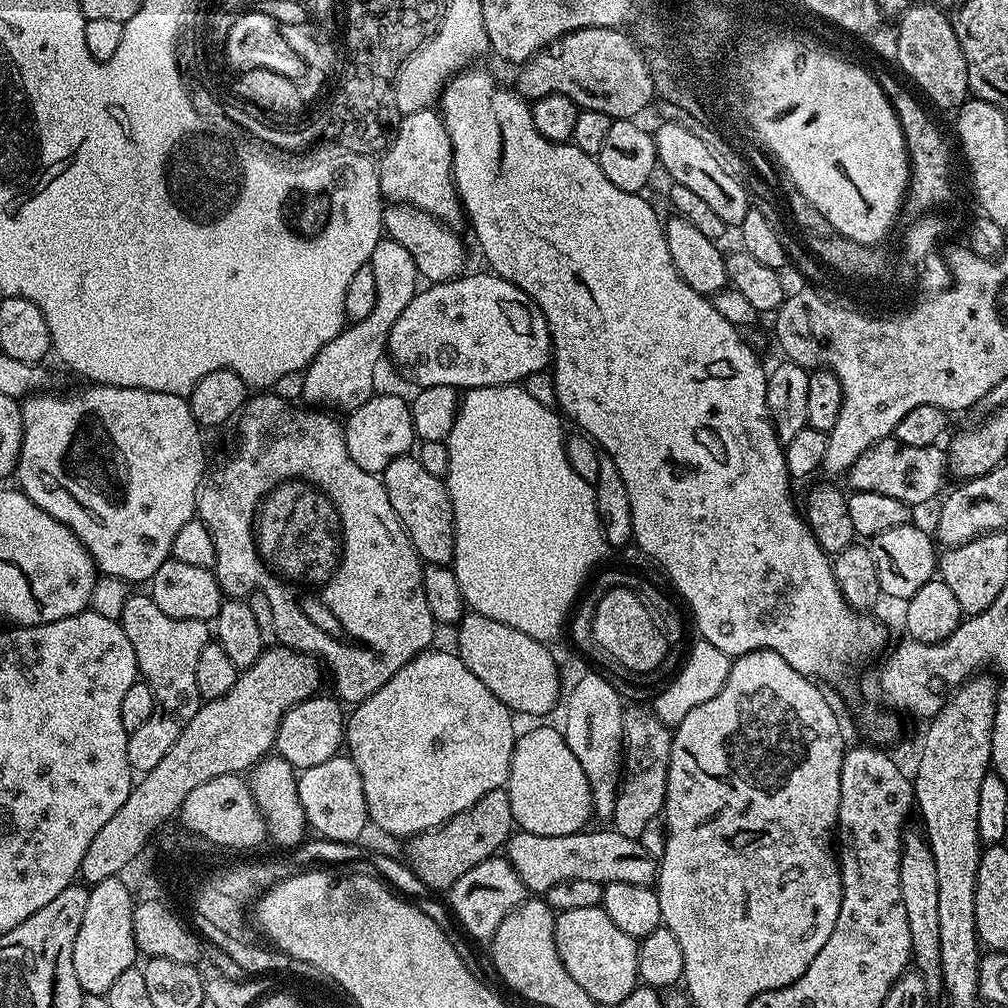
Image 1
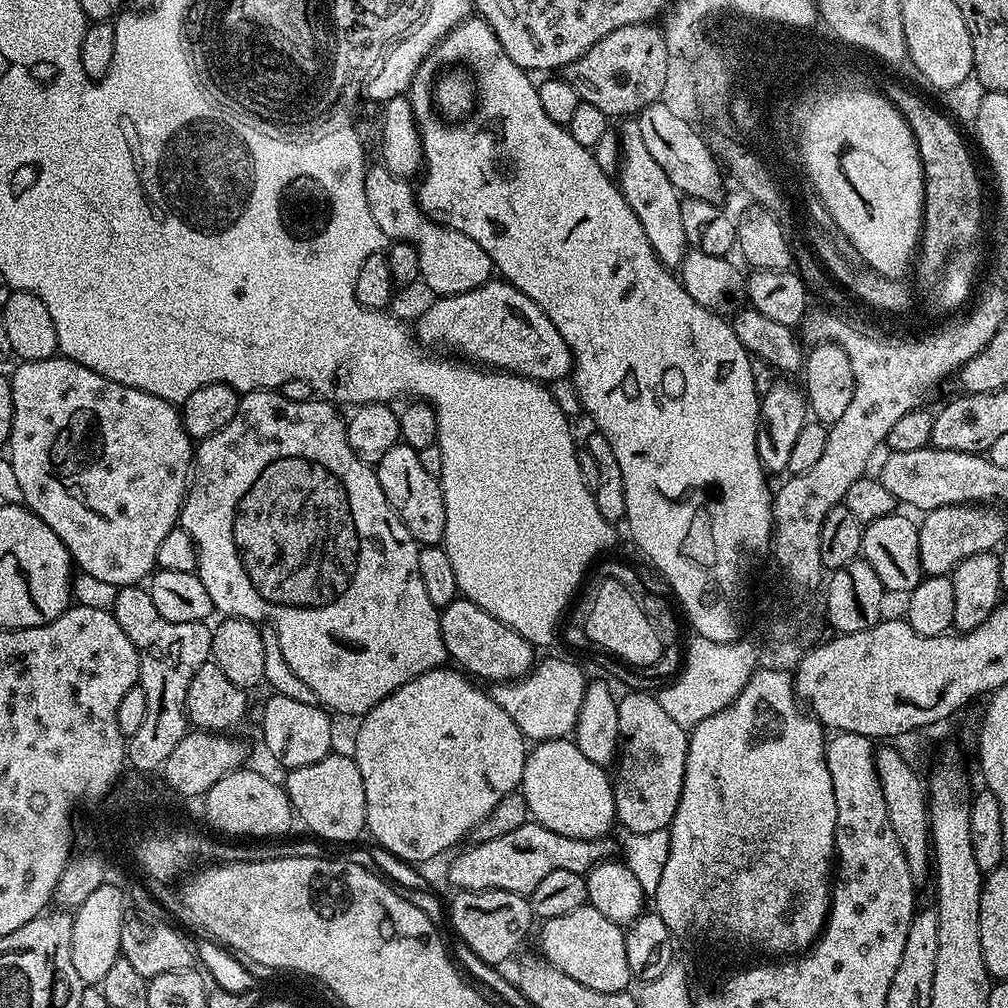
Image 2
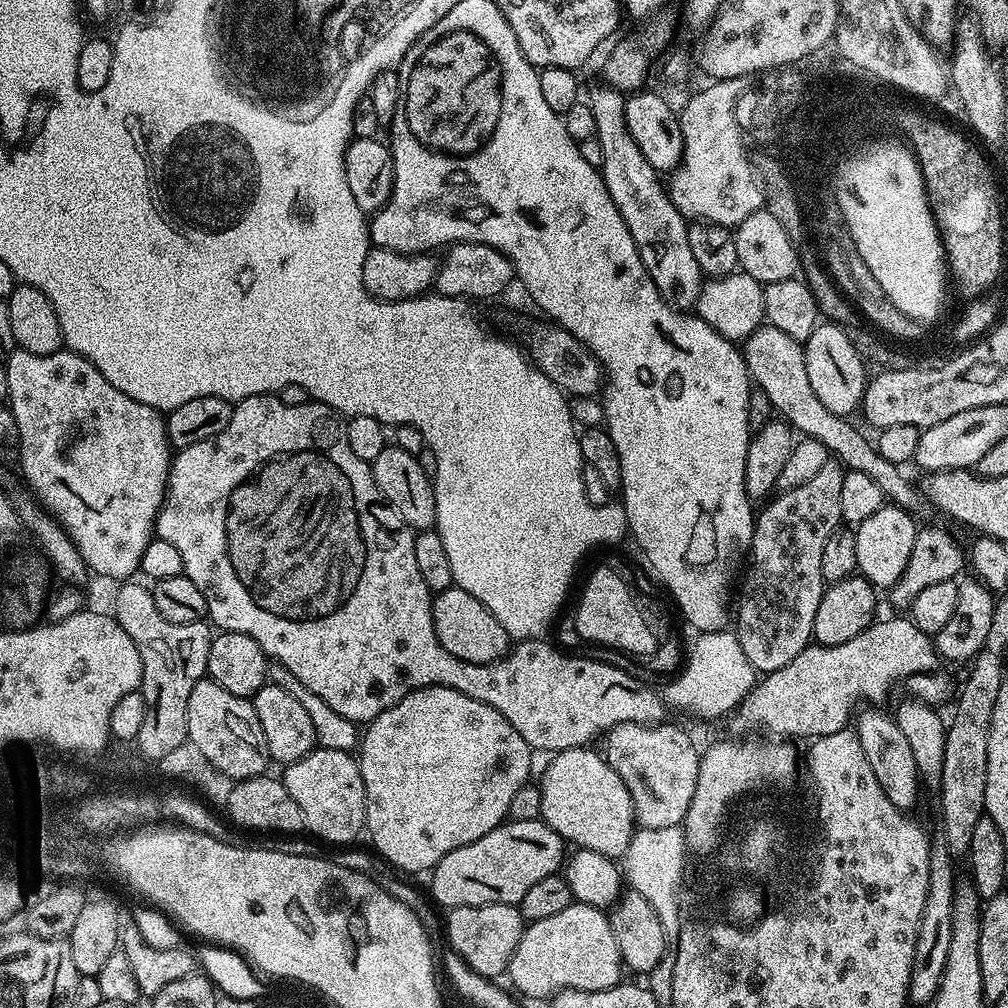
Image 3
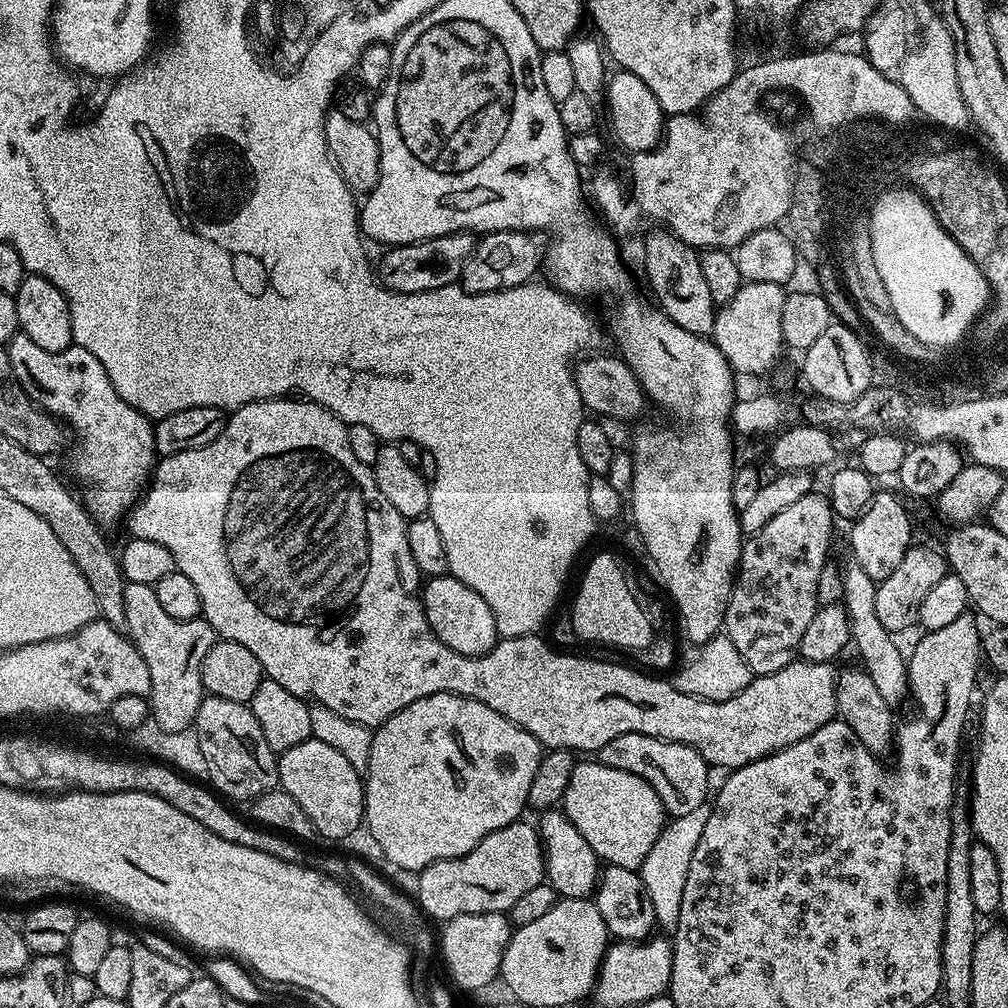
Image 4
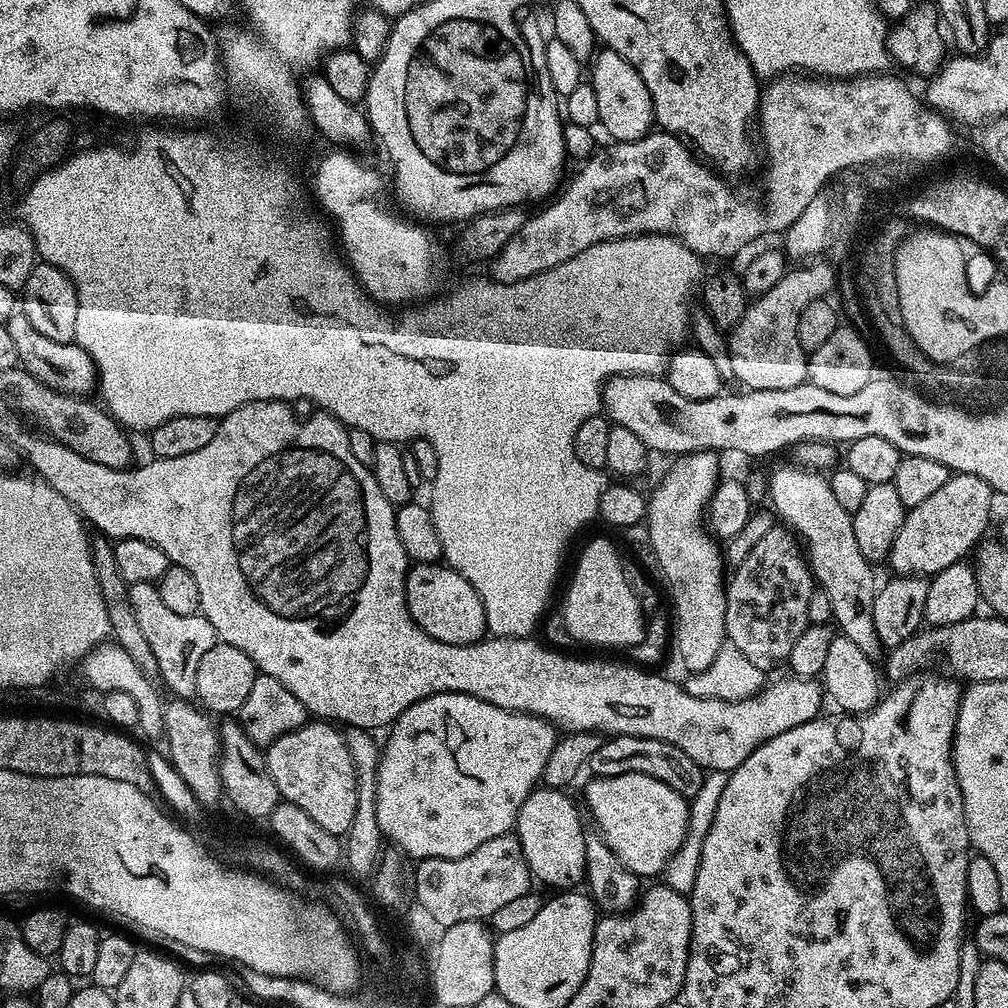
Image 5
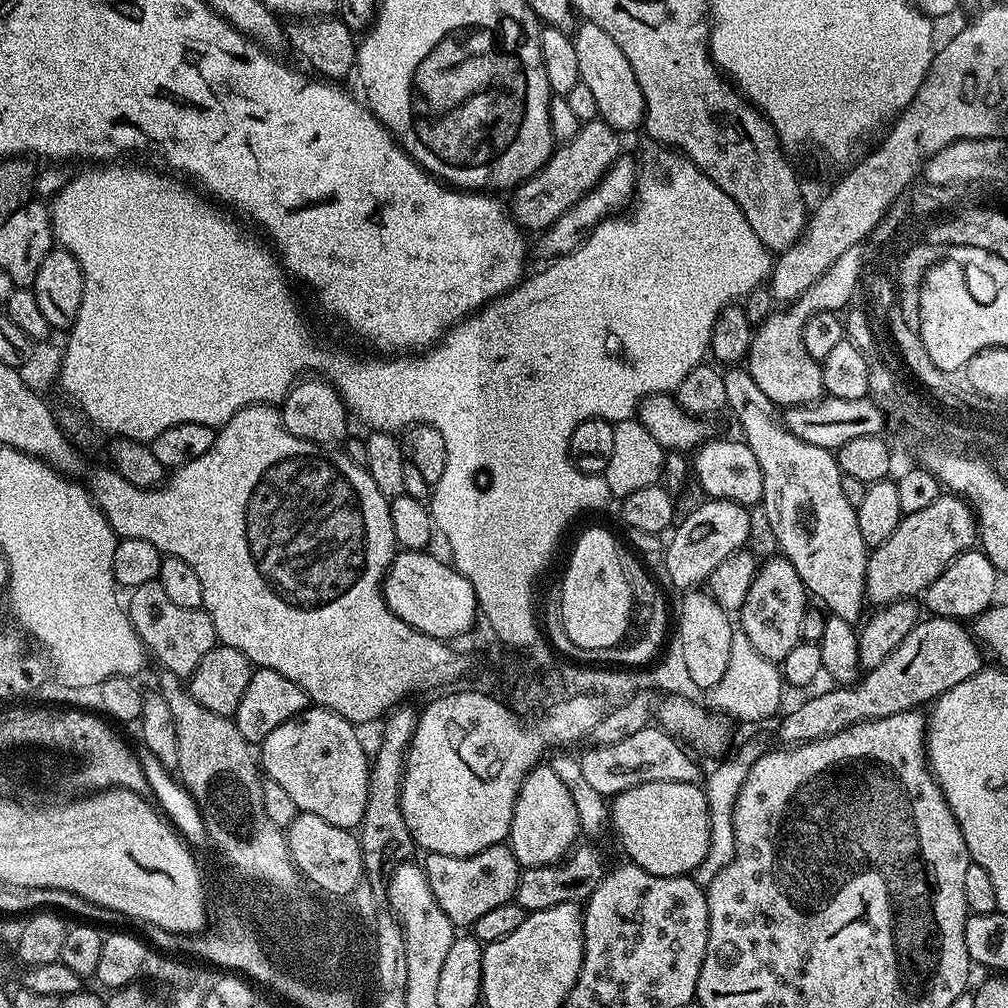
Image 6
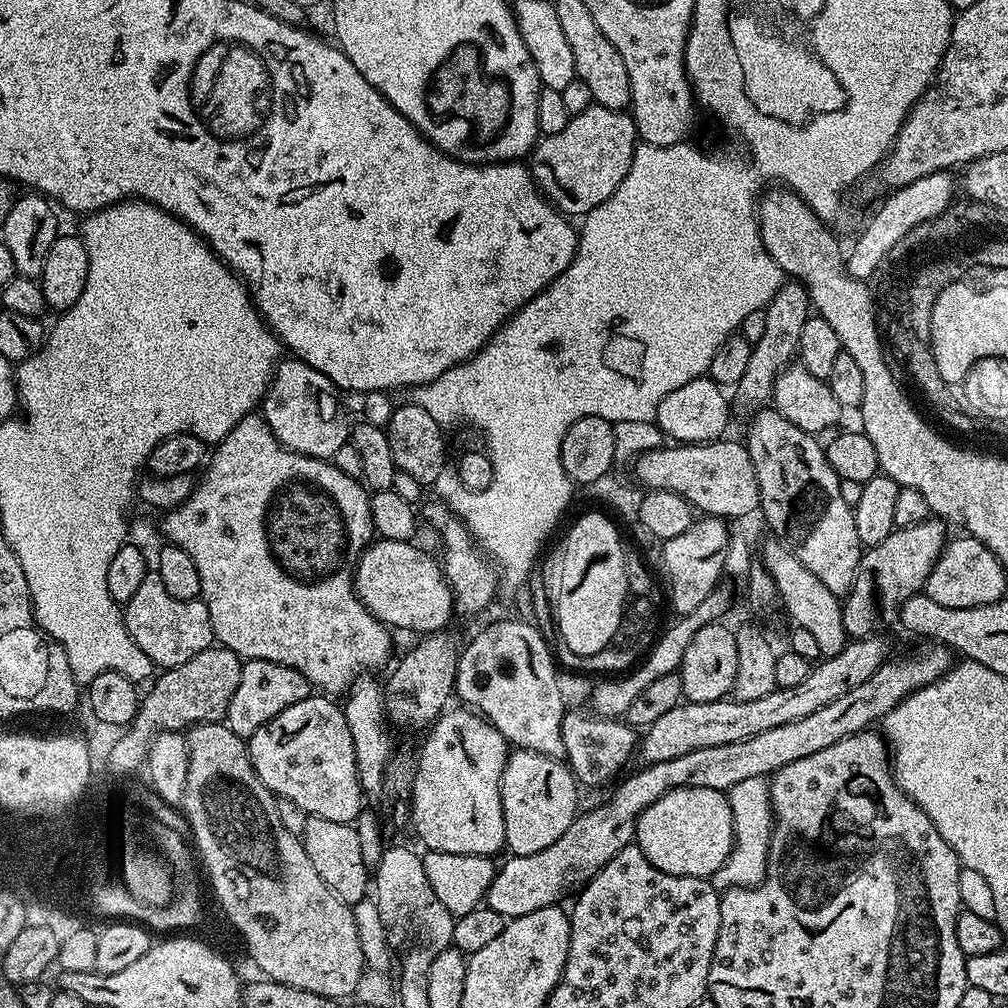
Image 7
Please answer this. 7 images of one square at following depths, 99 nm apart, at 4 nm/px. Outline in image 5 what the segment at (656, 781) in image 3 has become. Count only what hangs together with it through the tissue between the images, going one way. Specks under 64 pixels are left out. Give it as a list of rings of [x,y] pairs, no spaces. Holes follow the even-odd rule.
[[[614,736],[605,739],[601,743],[598,754],[594,754],[590,772],[593,777],[630,774],[631,772],[650,774],[654,778],[666,782],[666,786],[678,790],[678,794],[682,794],[685,798],[698,794],[698,790],[704,785],[706,775],[705,769],[700,768],[698,762],[694,762],[694,758],[682,754],[680,748],[670,746],[661,740],[641,736]]]

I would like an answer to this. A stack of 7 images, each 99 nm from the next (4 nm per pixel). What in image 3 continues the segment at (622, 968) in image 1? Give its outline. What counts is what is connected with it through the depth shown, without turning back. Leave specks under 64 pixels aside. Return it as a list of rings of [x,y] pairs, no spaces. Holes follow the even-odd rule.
[[[574,902],[570,906],[566,906],[566,910],[561,910],[559,914],[554,914],[554,918],[534,920],[525,927],[522,938],[518,942],[518,946],[508,963],[506,976],[507,979],[512,979],[513,986],[524,996],[545,996],[545,998],[551,998],[562,988],[577,988],[578,990],[586,990],[587,992],[597,992],[598,990],[612,988],[616,984],[621,983],[622,976],[620,976],[620,972],[622,973],[622,965],[620,963],[620,955],[618,954],[618,942],[614,942],[614,930],[610,930],[610,922],[607,915],[601,909],[594,906],[586,906],[585,904]]]

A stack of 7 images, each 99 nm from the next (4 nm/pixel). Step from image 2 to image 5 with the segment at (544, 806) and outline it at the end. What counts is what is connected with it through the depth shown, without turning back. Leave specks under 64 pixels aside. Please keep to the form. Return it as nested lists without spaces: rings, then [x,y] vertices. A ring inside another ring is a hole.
[[[614,774],[589,779],[584,800],[596,819],[599,835],[641,878],[659,877],[688,833],[689,801],[650,774]]]

